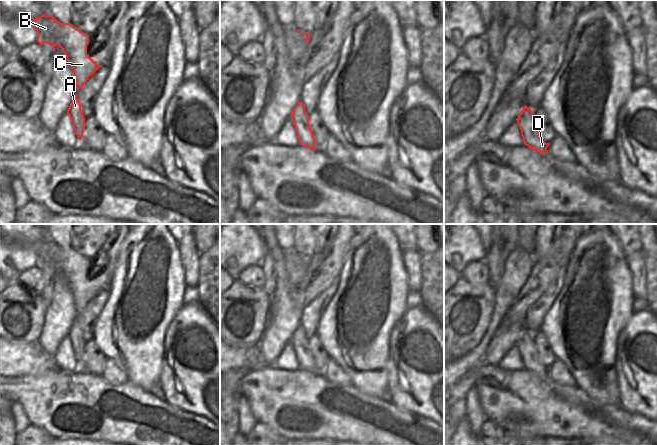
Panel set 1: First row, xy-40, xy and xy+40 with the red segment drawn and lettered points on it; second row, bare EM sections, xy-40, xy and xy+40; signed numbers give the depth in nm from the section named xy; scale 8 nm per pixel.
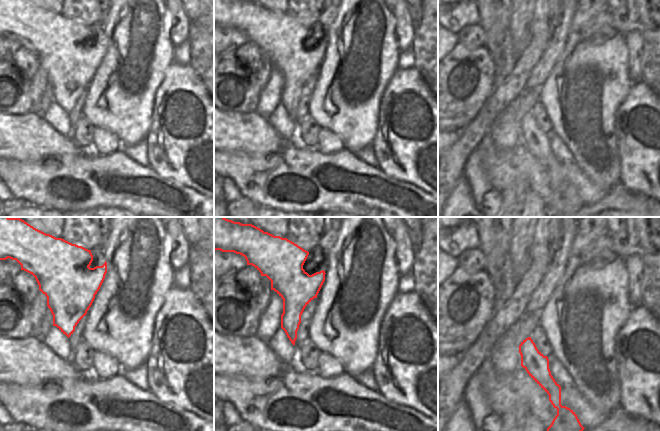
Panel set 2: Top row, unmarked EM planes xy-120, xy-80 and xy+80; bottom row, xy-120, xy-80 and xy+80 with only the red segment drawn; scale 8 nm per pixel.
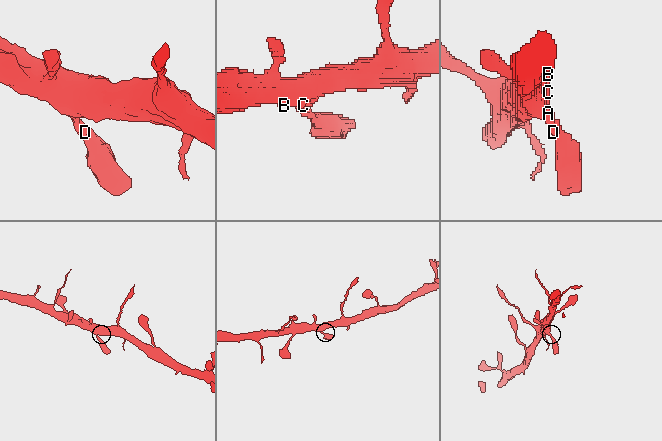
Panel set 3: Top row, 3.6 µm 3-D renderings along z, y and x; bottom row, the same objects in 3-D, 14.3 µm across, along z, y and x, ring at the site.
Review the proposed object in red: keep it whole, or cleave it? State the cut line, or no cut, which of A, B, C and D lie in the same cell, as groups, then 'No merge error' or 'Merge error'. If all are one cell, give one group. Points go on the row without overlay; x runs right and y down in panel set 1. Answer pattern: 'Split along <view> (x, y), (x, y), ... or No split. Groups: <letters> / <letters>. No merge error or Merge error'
No split. Groups: A B C D. No merge error.

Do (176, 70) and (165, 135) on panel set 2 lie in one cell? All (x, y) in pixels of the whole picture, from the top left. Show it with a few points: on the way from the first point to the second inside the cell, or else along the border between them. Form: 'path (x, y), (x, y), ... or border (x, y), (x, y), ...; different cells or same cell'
path (170, 86), (163, 94), (159, 119); same cell

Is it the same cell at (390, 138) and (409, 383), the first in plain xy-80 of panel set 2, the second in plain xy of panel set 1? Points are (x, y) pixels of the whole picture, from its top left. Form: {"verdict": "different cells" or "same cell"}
{"verdict": "same cell"}

